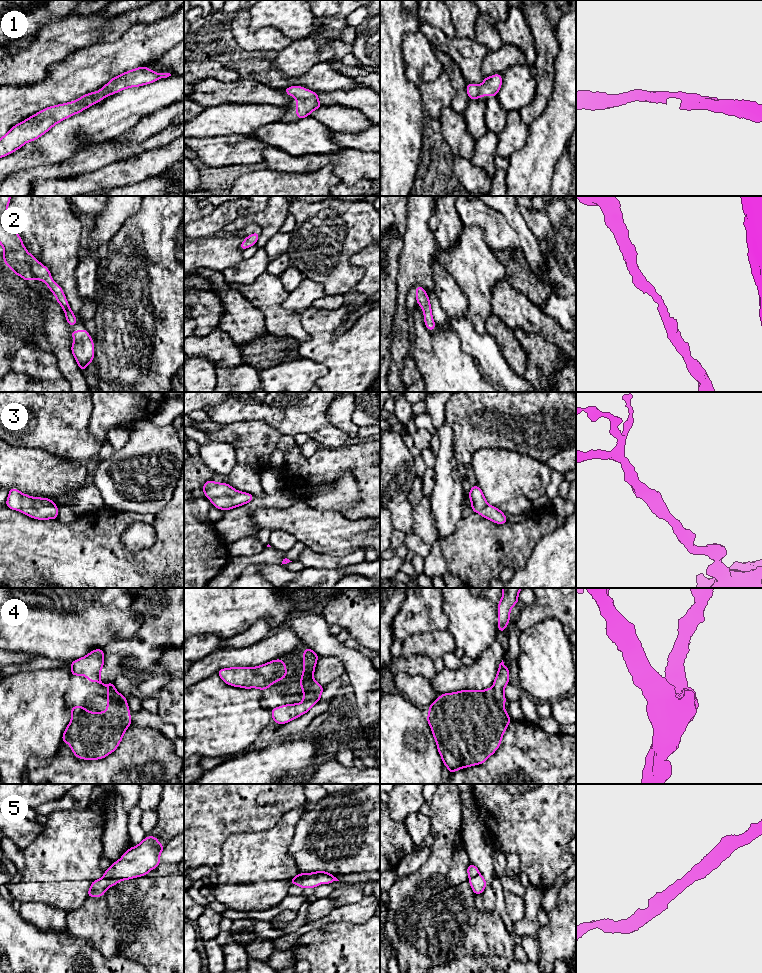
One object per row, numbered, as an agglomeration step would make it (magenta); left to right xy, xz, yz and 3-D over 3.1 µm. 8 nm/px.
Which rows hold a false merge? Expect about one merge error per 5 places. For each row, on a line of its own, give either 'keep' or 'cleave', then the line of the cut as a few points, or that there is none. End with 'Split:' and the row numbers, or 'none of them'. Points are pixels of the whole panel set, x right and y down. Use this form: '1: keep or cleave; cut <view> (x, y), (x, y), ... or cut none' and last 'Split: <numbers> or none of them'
1: keep; cut none
2: keep; cut none
3: keep; cut none
4: keep; cut none
5: keep; cut none
Split: none of them

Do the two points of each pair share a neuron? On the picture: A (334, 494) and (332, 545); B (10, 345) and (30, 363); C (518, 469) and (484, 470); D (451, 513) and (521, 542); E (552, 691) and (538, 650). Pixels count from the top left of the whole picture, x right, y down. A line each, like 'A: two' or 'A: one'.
A: two
B: two
C: one
D: two
E: one

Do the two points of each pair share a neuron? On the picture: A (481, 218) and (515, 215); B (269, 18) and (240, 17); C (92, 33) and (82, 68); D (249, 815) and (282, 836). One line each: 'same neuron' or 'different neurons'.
A: different neurons
B: different neurons
C: different neurons
D: different neurons

